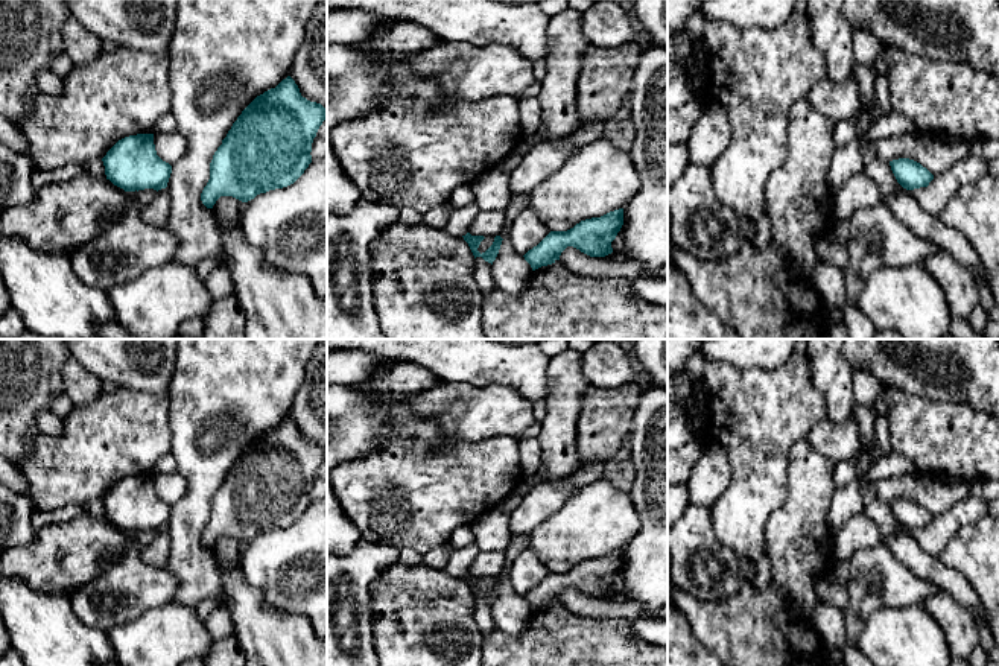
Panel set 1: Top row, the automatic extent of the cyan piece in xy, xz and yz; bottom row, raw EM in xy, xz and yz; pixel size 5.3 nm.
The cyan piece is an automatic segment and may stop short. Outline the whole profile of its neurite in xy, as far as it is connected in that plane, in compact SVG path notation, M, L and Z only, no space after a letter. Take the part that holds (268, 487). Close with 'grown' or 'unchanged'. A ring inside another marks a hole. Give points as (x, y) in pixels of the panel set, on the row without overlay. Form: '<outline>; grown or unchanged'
M290 417L257 436L242 452L214 493L210 520L201 534L202 544L213 549L220 537L248 543L260 534L293 525L312 503L312 484L325 459L327 450L303 438Z; unchanged

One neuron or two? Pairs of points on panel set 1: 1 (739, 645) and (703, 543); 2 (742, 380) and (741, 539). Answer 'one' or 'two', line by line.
1: two
2: one

